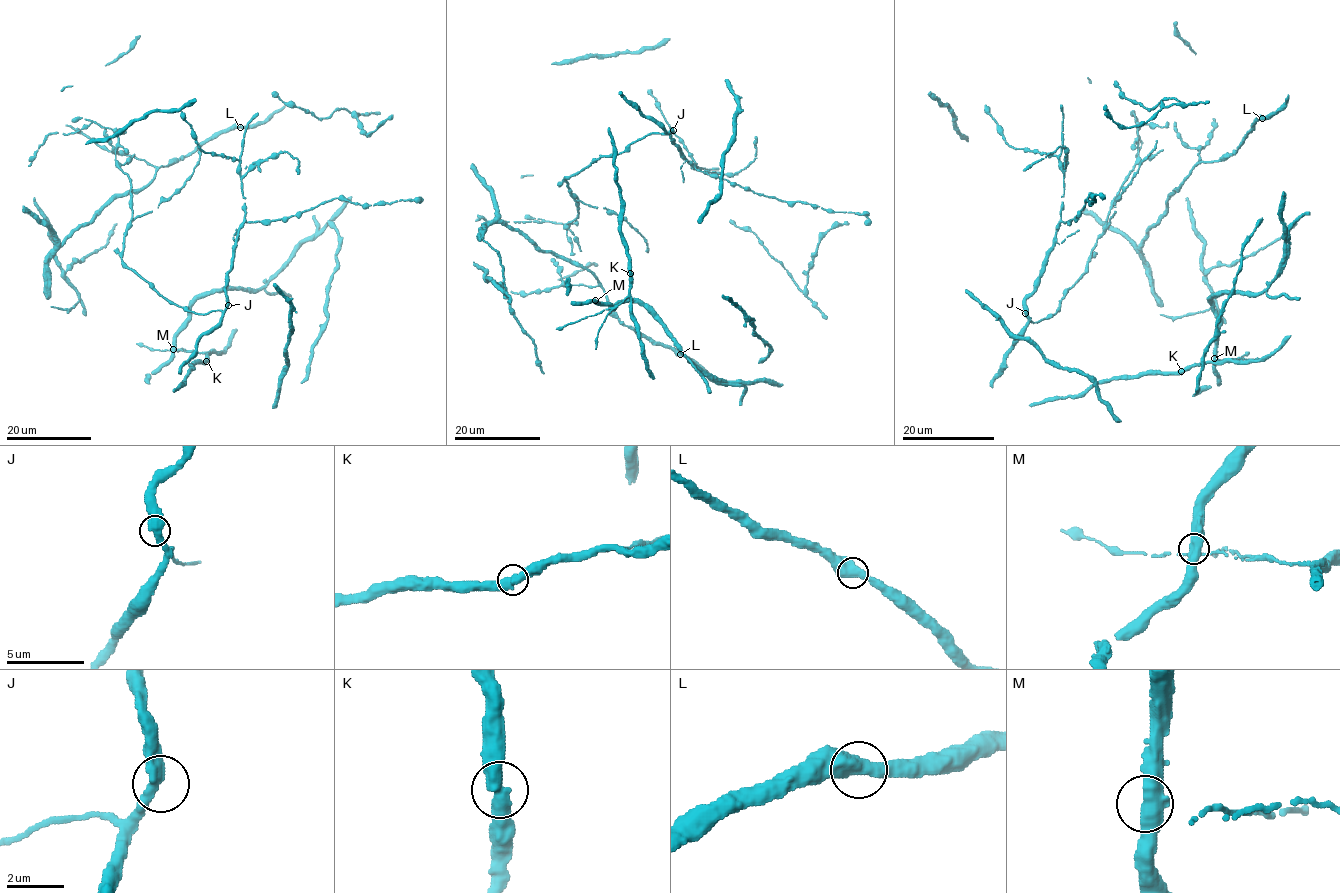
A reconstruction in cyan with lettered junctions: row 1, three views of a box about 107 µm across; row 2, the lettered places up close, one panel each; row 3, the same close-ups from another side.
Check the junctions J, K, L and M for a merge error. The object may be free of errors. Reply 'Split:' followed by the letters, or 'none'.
Split: none

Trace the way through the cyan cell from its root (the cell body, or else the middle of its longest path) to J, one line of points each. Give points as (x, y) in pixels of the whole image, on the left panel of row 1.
J: (208, 313), (223, 311), (228, 305)

